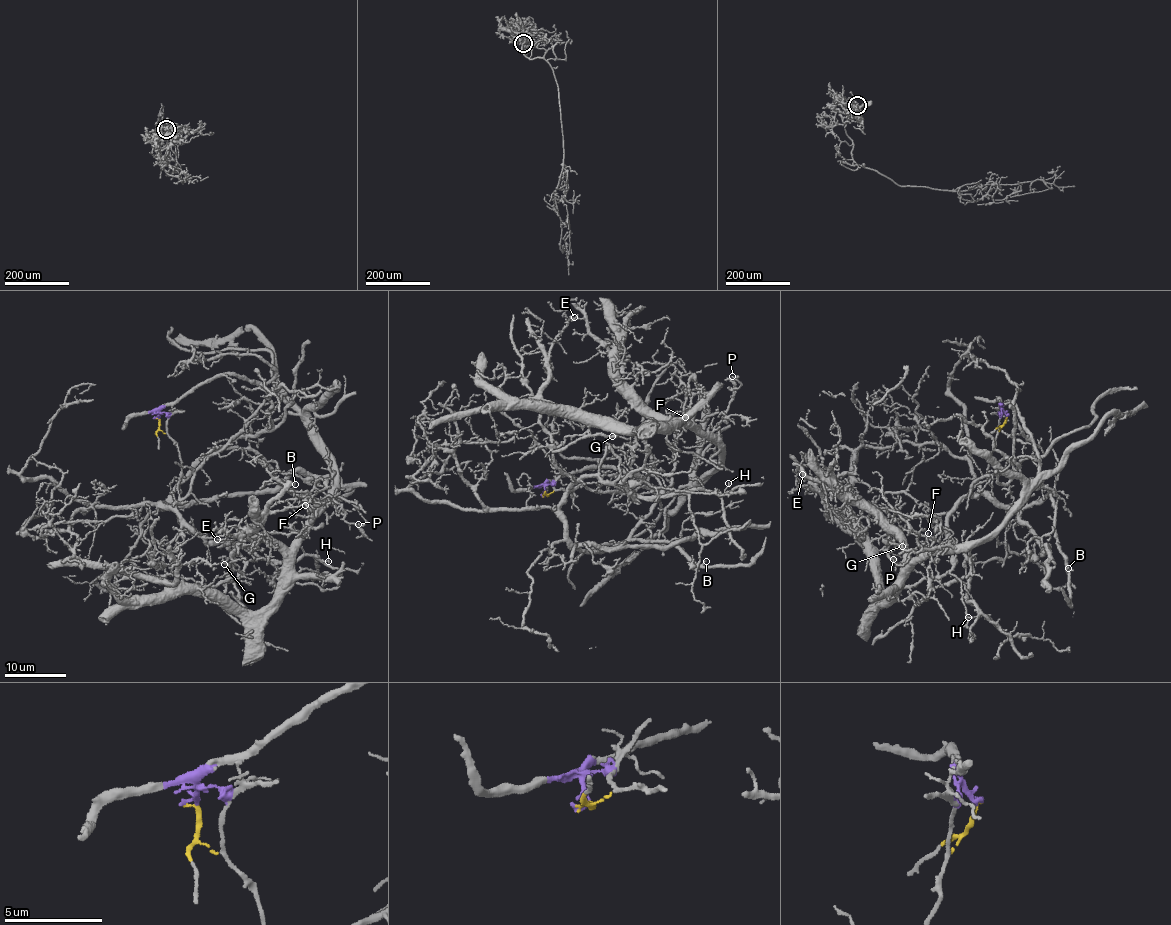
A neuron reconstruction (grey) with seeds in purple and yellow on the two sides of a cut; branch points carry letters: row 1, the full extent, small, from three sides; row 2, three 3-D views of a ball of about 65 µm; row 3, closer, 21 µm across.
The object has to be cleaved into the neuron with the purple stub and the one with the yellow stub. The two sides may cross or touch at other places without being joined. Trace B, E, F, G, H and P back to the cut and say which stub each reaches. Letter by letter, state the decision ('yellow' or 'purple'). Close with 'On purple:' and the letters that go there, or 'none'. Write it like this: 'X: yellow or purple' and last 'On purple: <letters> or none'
B: yellow
E: purple
F: purple
G: purple
H: yellow
P: purple
On purple: E, F, G, P

